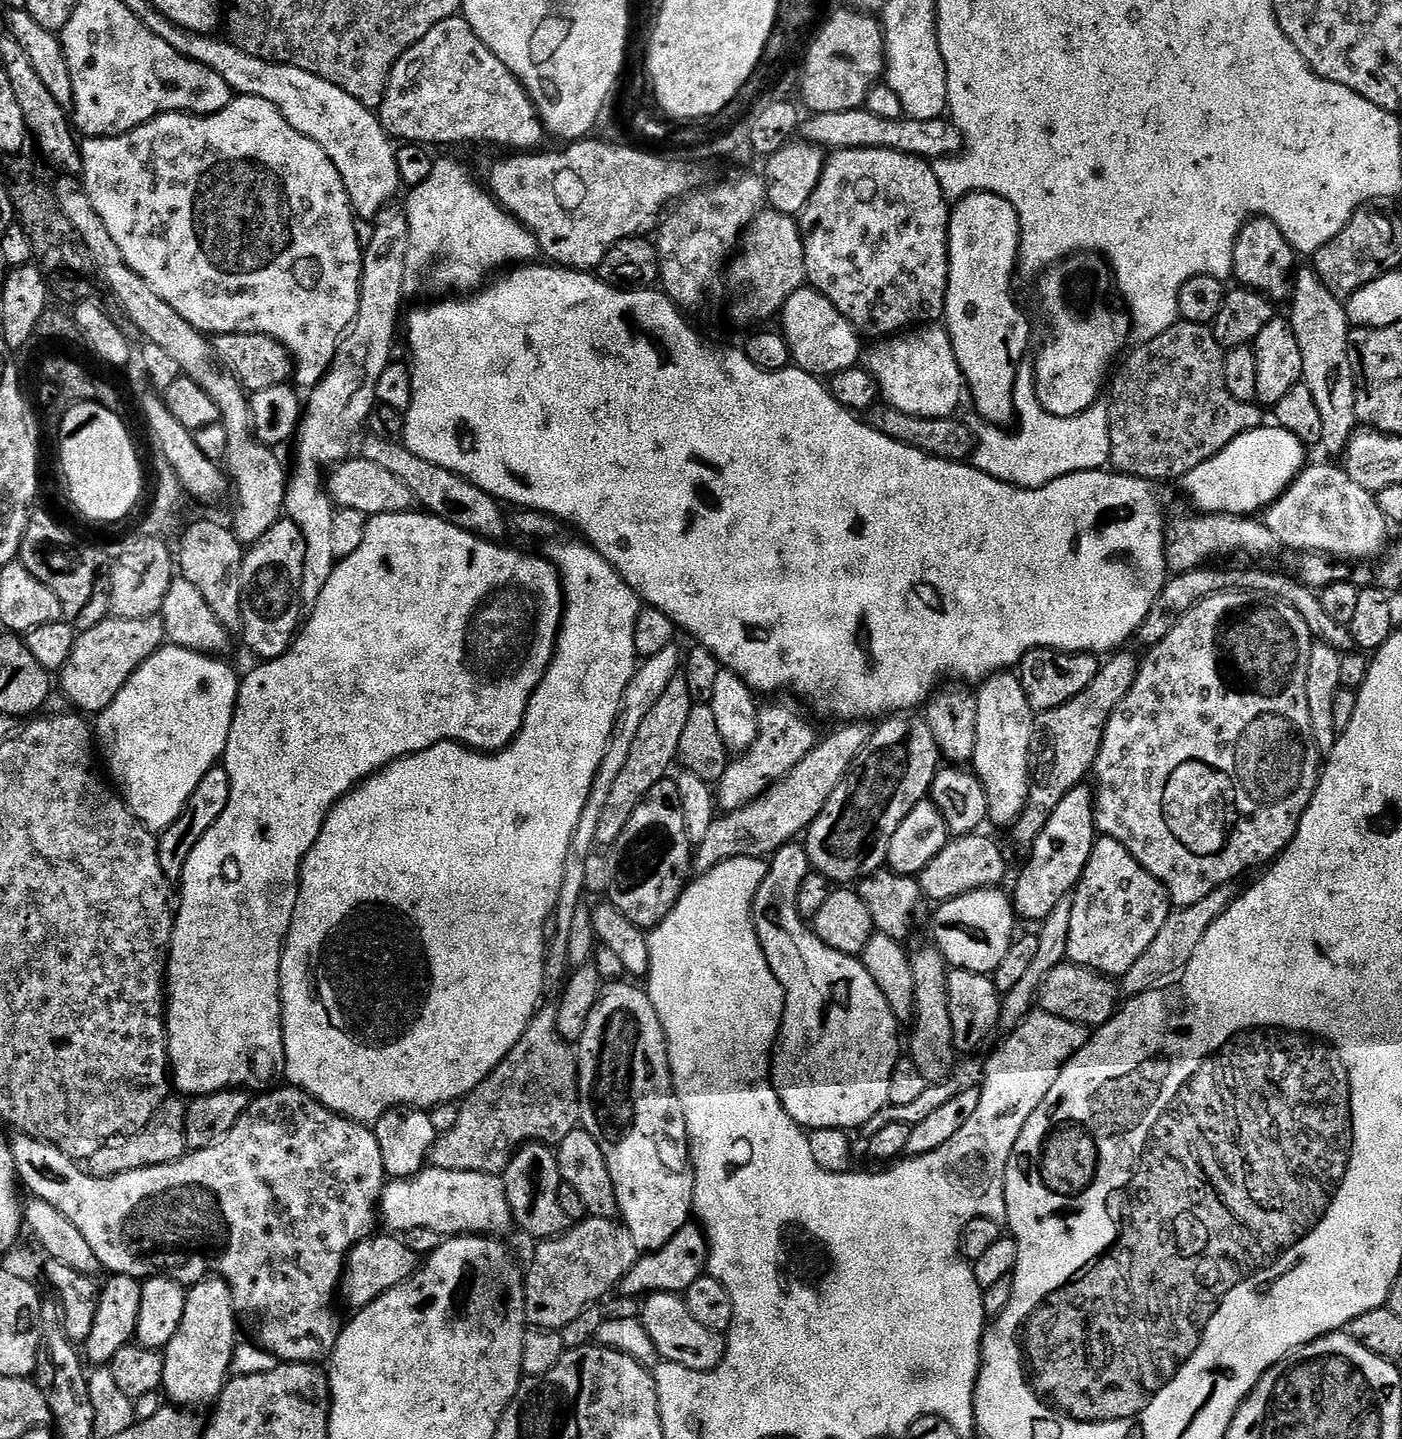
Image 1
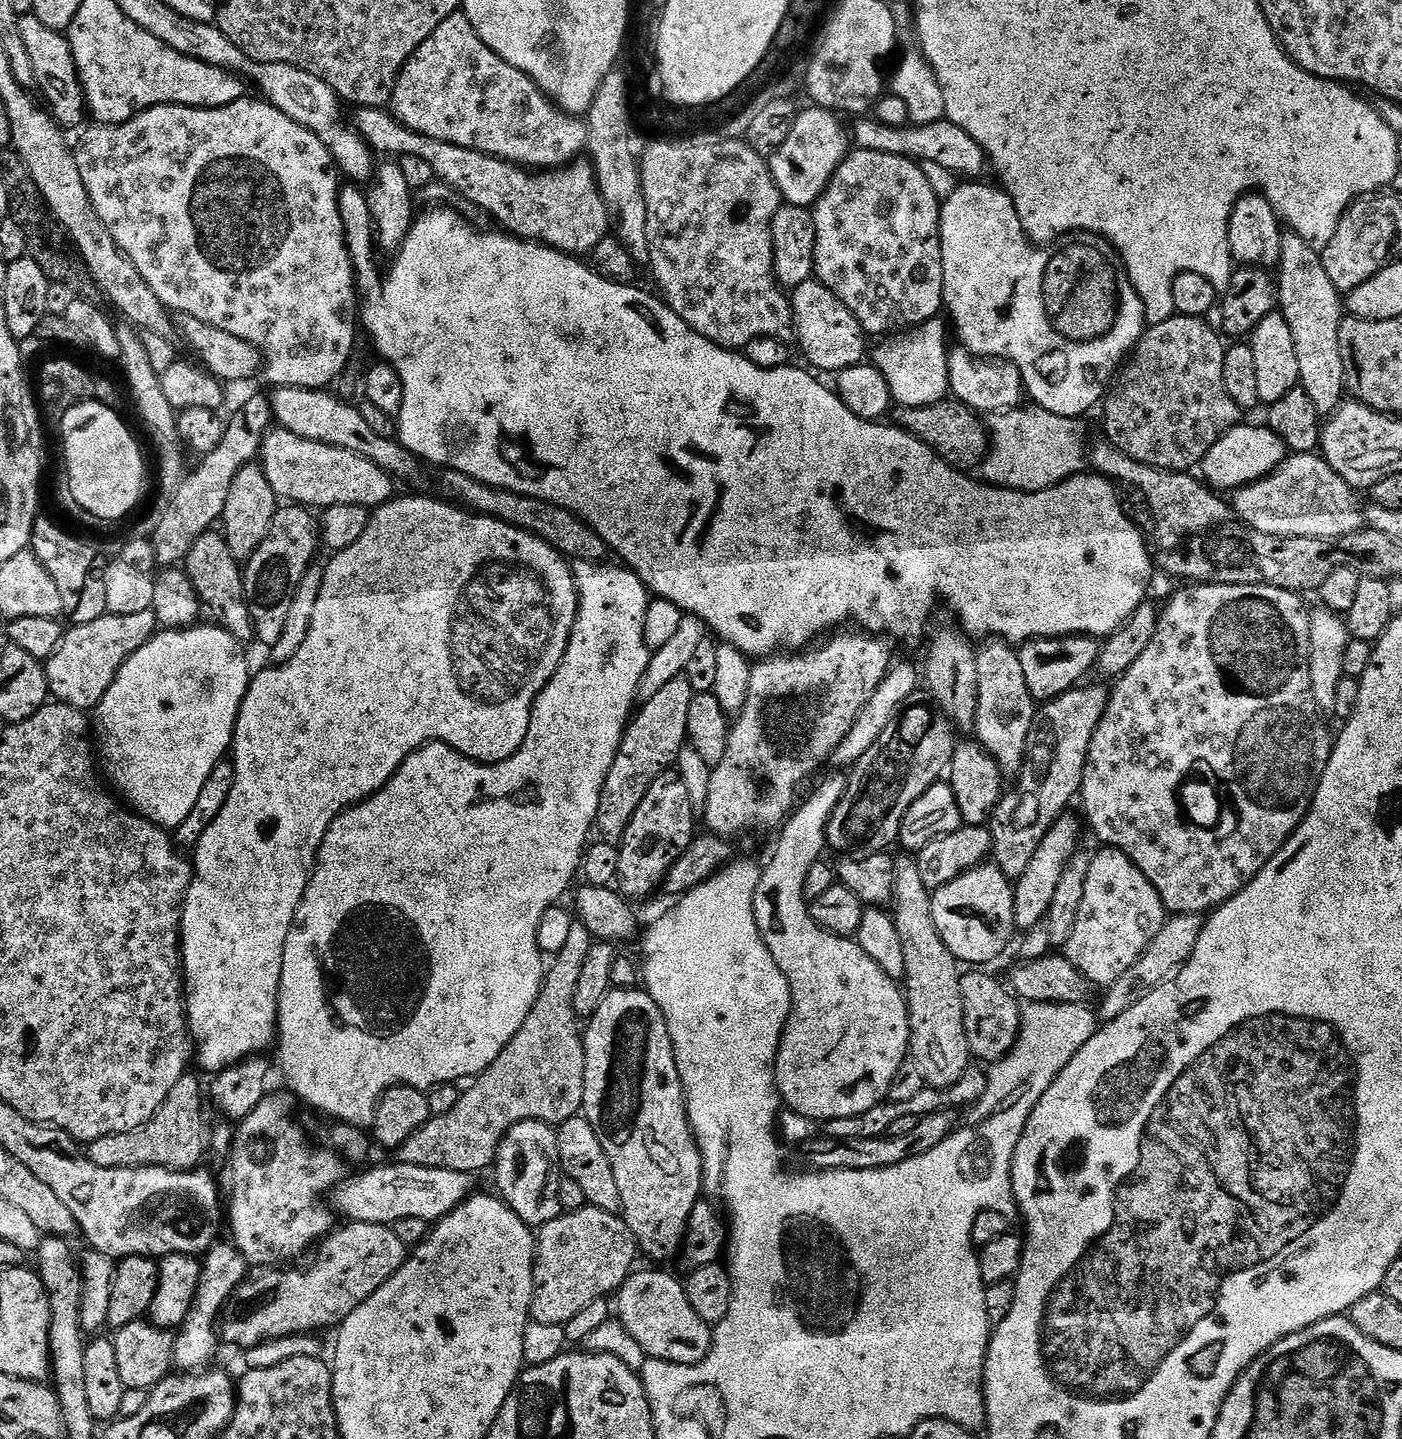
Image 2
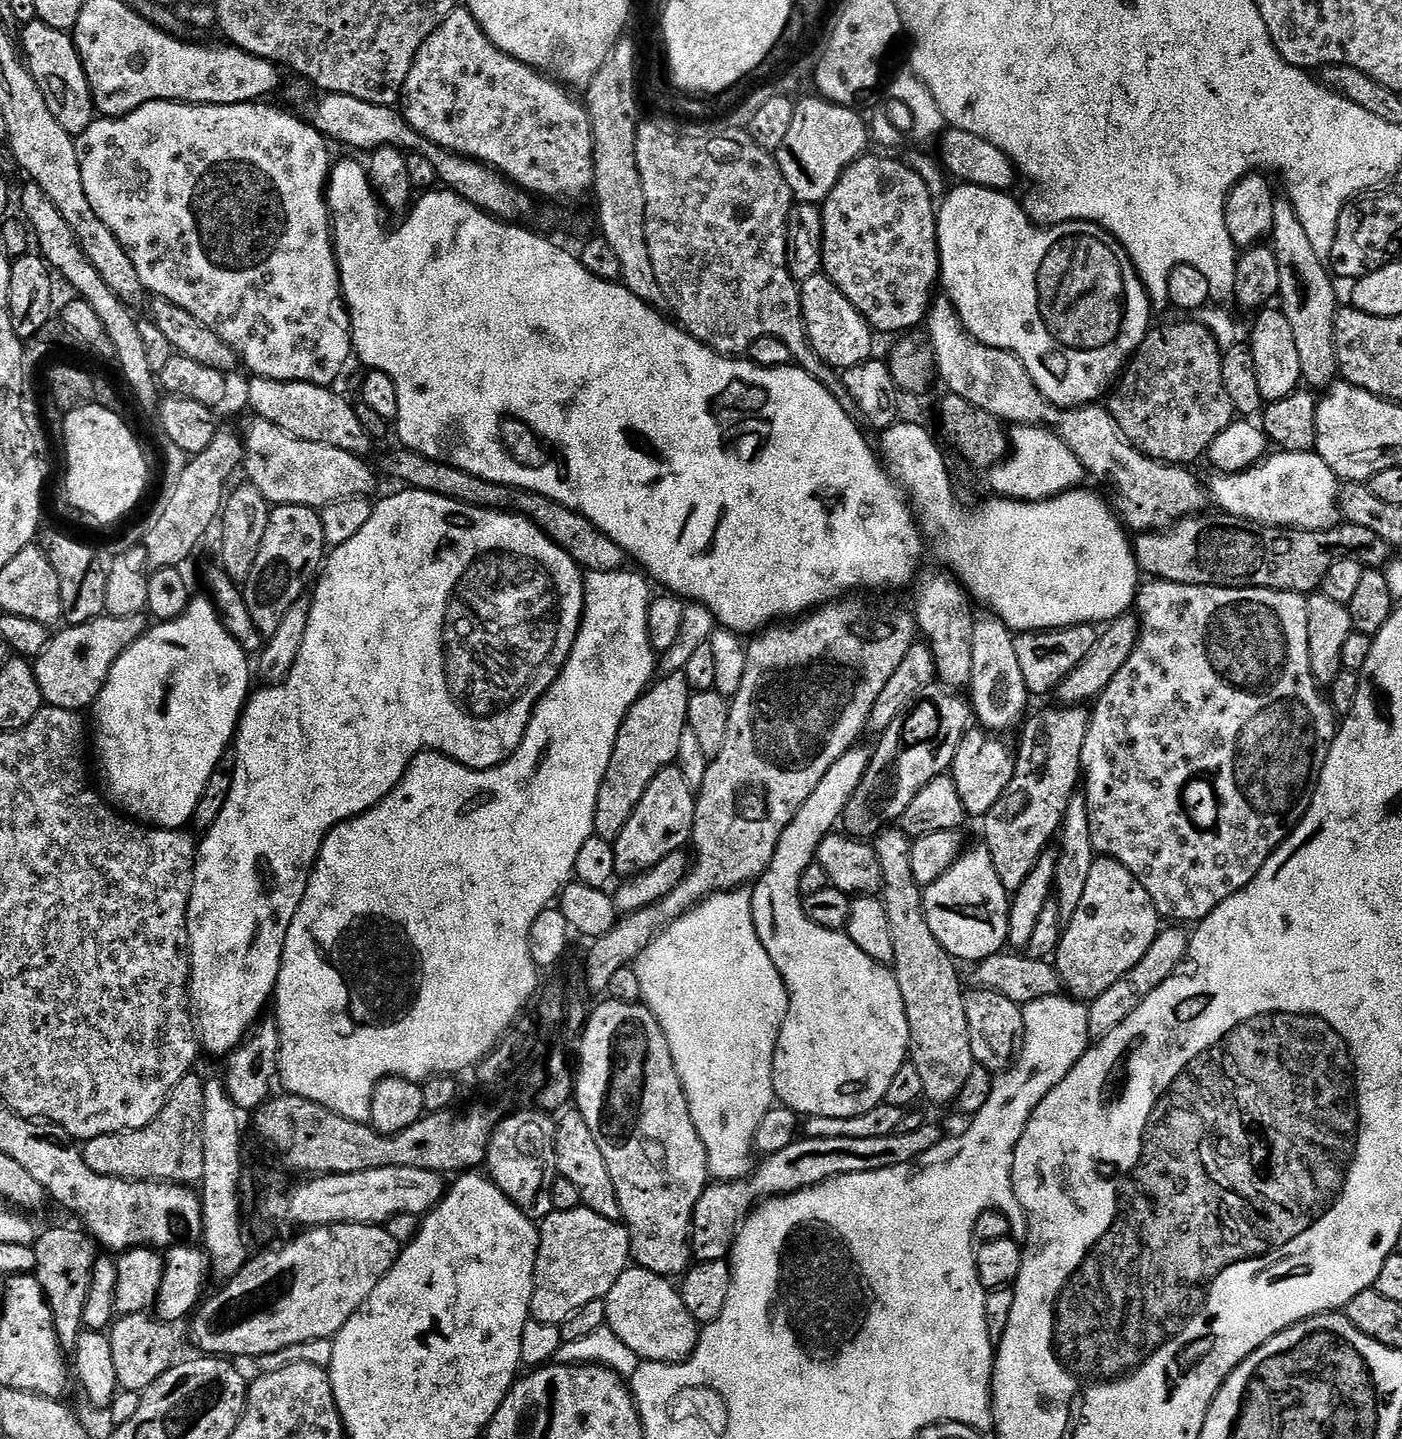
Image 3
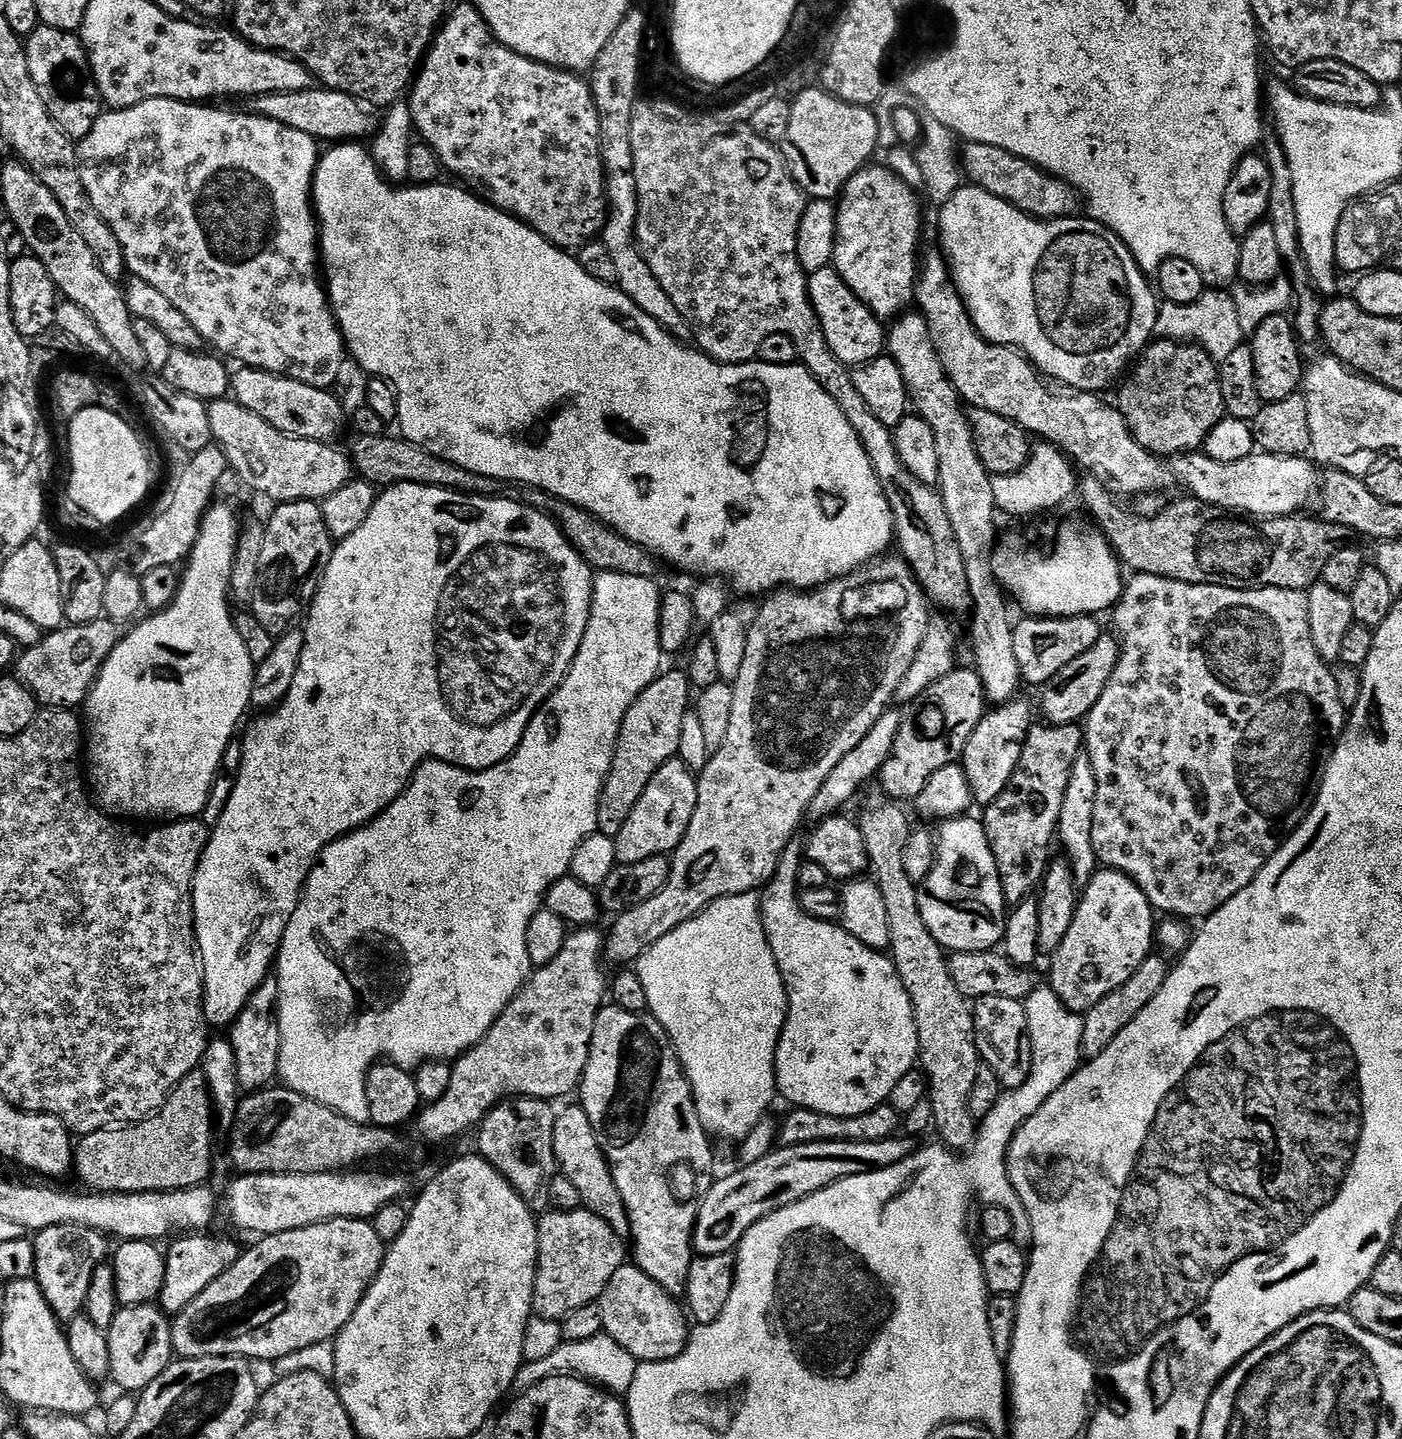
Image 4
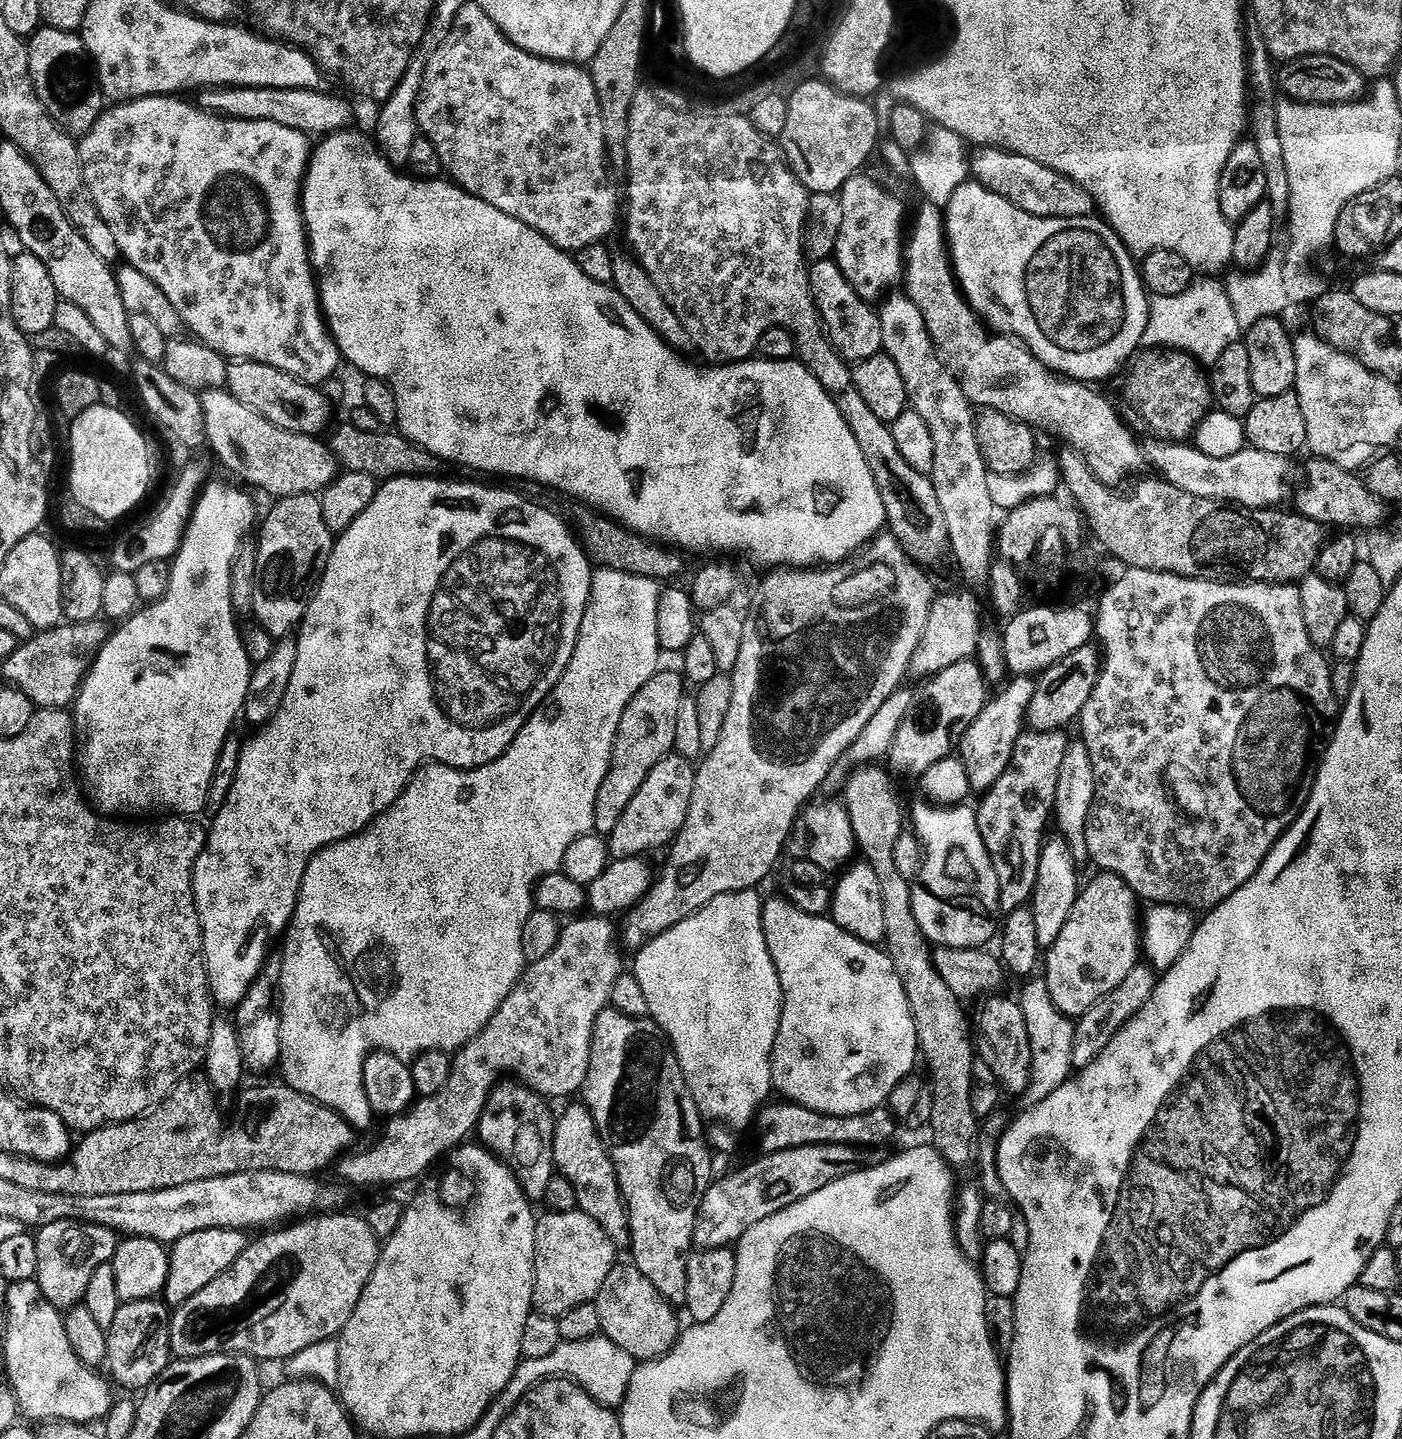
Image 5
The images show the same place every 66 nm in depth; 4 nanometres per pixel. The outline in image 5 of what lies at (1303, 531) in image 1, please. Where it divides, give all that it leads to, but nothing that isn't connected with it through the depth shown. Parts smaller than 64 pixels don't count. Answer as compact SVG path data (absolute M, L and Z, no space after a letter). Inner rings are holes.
M1155 442L1146 456L1150 464L1154 464L1157 472L1168 483L1177 486L1180 490L1185 490L1195 497L1206 498L1207 500L1222 501L1230 506L1239 506L1244 510L1264 510L1269 506L1276 506L1284 494L1284 479L1288 476L1289 461L1282 456L1266 454L1262 450L1245 446L1238 454L1228 458L1210 458L1209 455L1202 454L1193 445L1184 442Z

